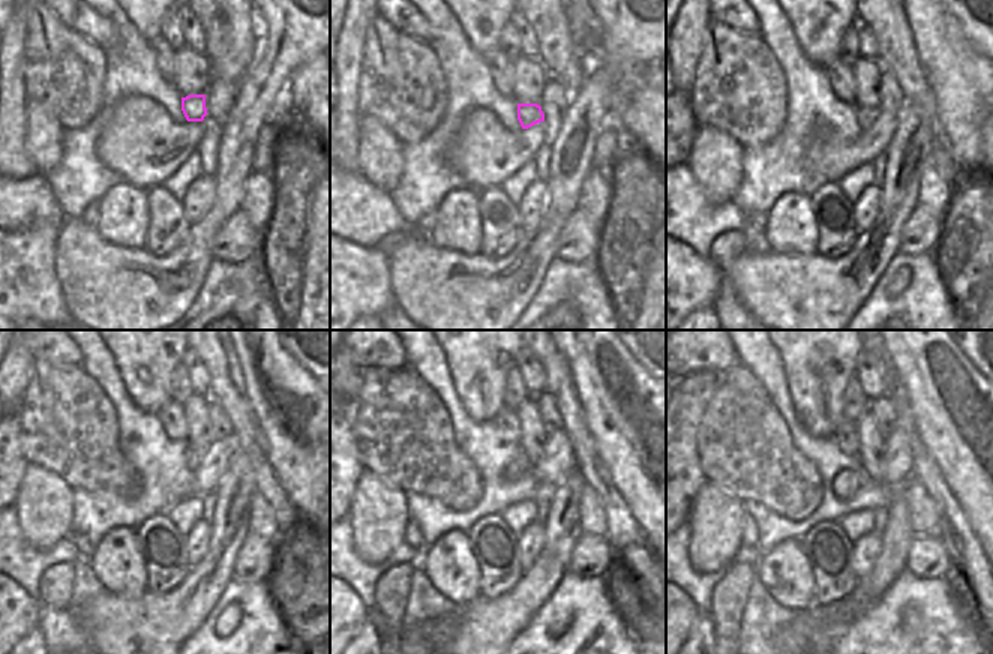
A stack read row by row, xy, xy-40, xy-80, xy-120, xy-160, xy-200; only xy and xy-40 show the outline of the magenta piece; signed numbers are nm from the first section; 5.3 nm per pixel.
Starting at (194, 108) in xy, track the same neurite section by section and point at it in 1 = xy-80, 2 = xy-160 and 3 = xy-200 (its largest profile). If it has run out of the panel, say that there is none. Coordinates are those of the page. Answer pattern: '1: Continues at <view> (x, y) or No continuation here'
1: Continues at xy-80 (866, 117)
2: Continues at xy-160 (521, 464)
3: Continues at xy-200 (845, 486).

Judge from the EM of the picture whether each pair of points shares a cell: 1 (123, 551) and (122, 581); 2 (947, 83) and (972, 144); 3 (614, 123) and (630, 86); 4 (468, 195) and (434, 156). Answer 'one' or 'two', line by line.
1: one
2: one
3: one
4: two

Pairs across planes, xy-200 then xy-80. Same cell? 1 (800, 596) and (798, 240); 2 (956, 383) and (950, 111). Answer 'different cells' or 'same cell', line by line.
1: same cell
2: same cell

